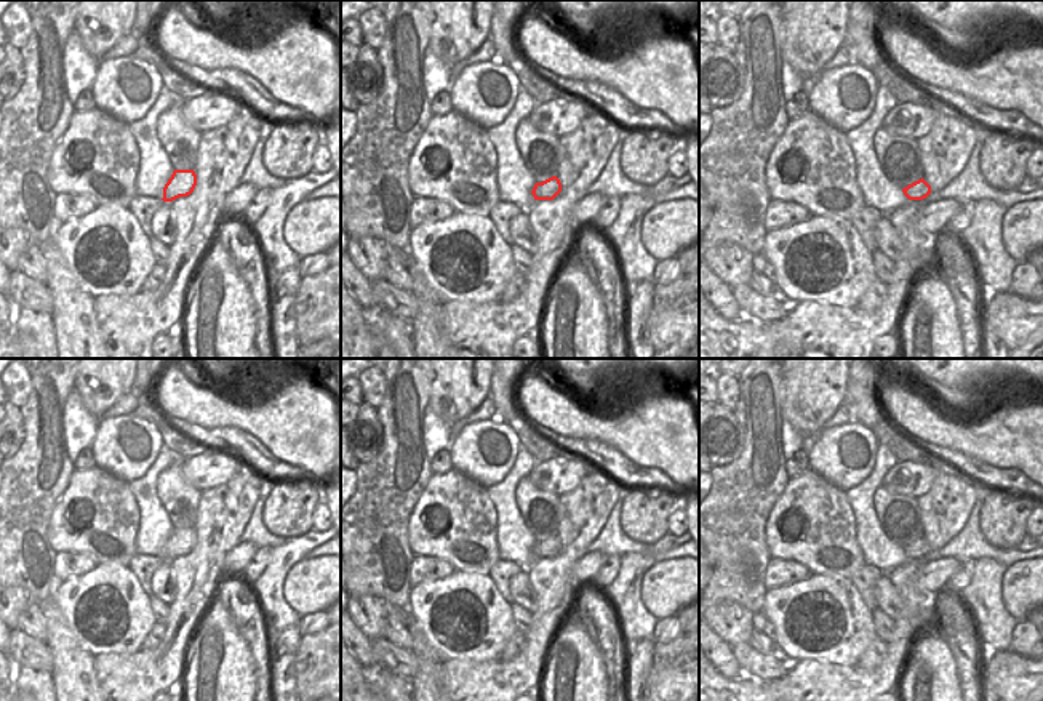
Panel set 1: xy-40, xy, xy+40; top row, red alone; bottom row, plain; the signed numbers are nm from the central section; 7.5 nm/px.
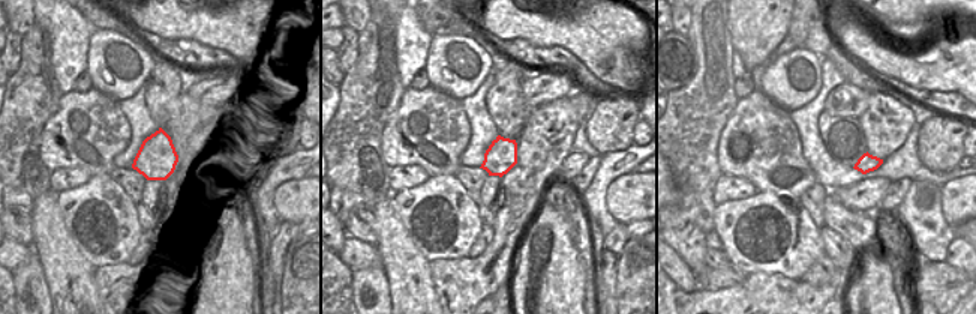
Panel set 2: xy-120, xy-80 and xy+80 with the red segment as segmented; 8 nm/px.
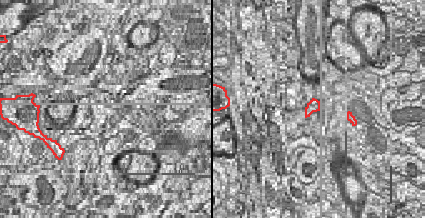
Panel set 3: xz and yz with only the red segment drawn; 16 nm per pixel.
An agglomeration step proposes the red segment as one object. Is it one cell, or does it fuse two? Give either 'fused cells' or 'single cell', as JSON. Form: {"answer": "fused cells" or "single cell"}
{"answer": "single cell"}

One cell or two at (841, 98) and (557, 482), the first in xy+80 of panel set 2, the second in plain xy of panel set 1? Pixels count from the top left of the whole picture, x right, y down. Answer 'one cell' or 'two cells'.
one cell

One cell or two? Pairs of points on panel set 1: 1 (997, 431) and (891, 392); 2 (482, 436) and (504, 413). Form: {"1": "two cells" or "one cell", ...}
{"1": "one cell", "2": "two cells"}

